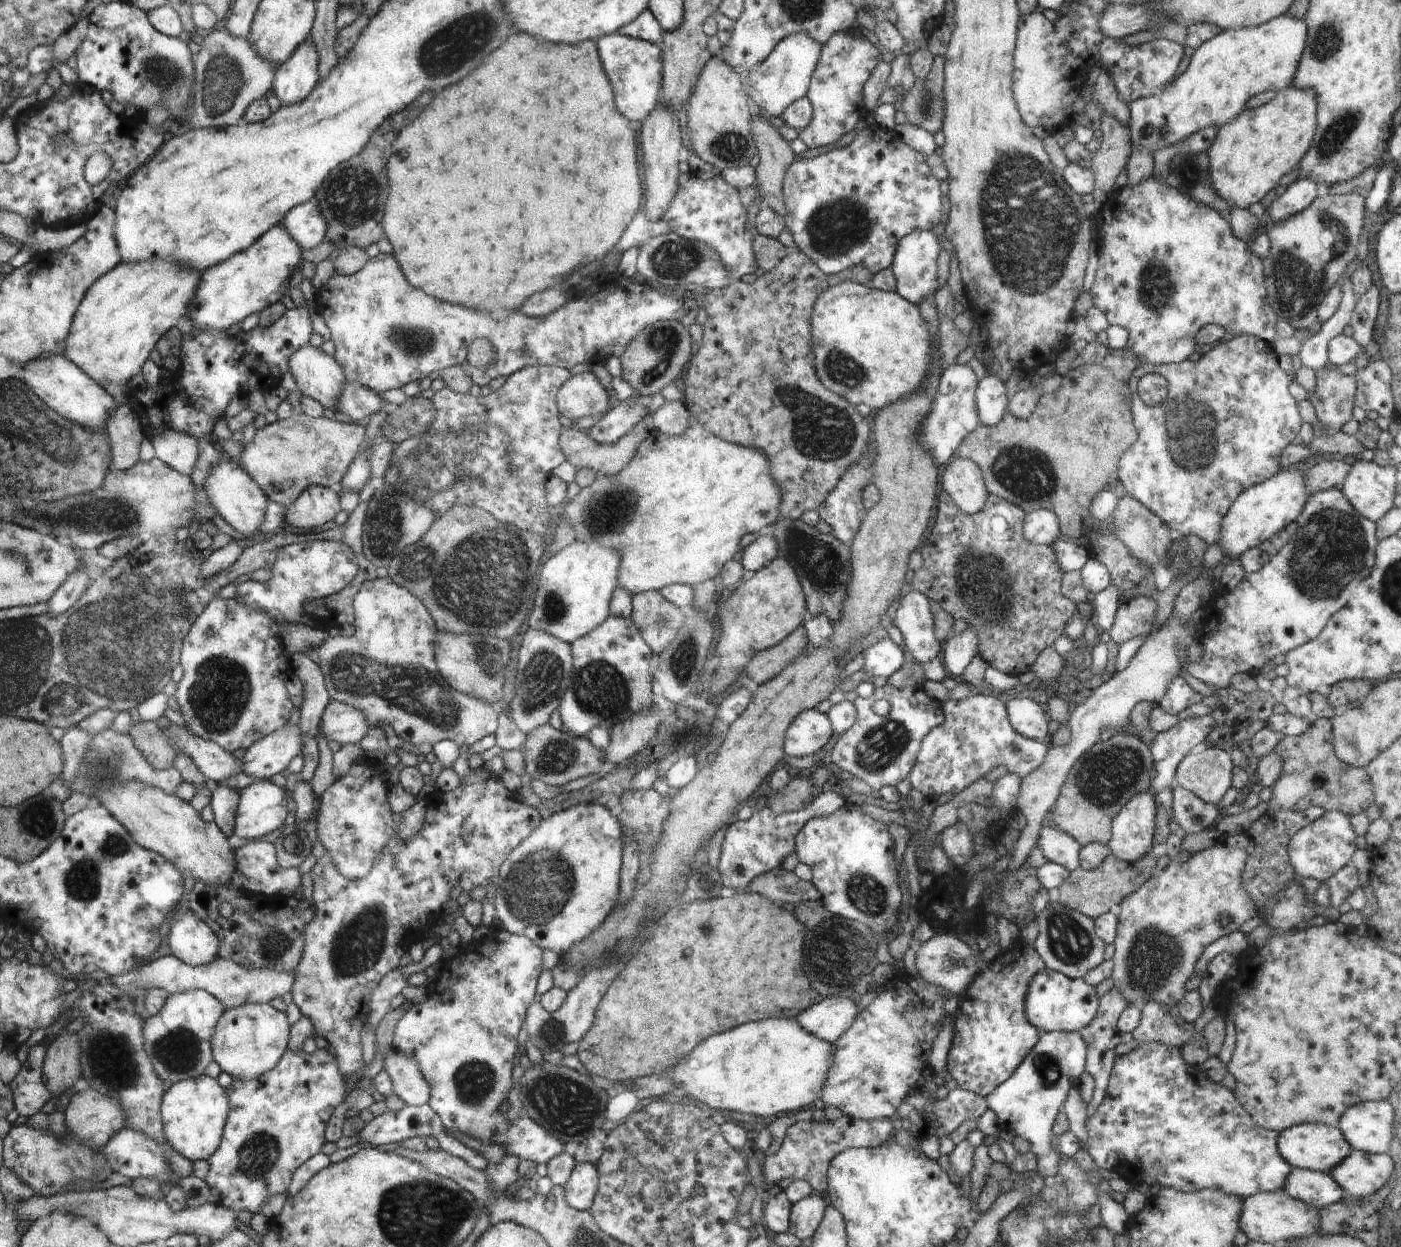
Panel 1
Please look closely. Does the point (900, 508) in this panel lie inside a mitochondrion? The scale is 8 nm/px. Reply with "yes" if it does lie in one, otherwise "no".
no

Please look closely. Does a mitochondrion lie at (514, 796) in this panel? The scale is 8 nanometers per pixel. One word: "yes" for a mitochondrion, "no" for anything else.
no

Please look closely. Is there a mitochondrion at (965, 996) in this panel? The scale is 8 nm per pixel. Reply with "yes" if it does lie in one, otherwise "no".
no

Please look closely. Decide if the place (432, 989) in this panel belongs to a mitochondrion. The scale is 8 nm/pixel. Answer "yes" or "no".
no

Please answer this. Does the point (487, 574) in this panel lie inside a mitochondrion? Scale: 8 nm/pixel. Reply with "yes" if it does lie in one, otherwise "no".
yes

